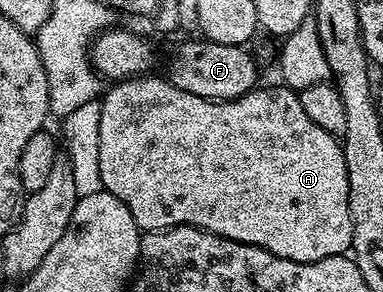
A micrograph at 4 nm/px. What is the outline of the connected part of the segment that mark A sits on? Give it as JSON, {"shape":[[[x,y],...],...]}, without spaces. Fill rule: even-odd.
{"shape":[[[136,76],[116,81],[111,91],[102,95],[101,108],[101,184],[133,216],[140,231],[168,230],[174,226],[196,226],[208,230],[222,238],[228,238],[241,244],[253,244],[257,248],[265,248],[285,260],[294,262],[316,262],[329,256],[347,254],[352,249],[353,220],[349,212],[349,172],[345,168],[345,156],[340,139],[336,135],[325,132],[318,124],[313,124],[301,108],[301,100],[296,91],[286,85],[256,88],[243,94],[240,98],[232,98],[225,102],[217,102],[214,98],[193,96],[193,92],[185,92],[177,88],[166,77]]]}

